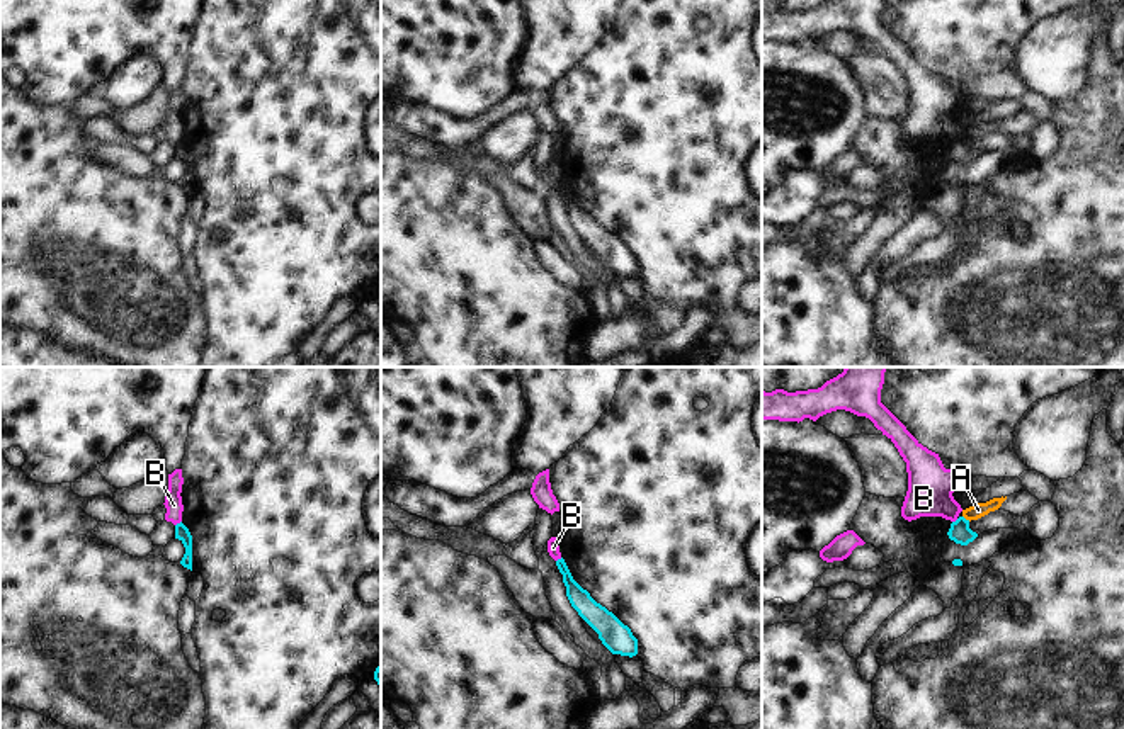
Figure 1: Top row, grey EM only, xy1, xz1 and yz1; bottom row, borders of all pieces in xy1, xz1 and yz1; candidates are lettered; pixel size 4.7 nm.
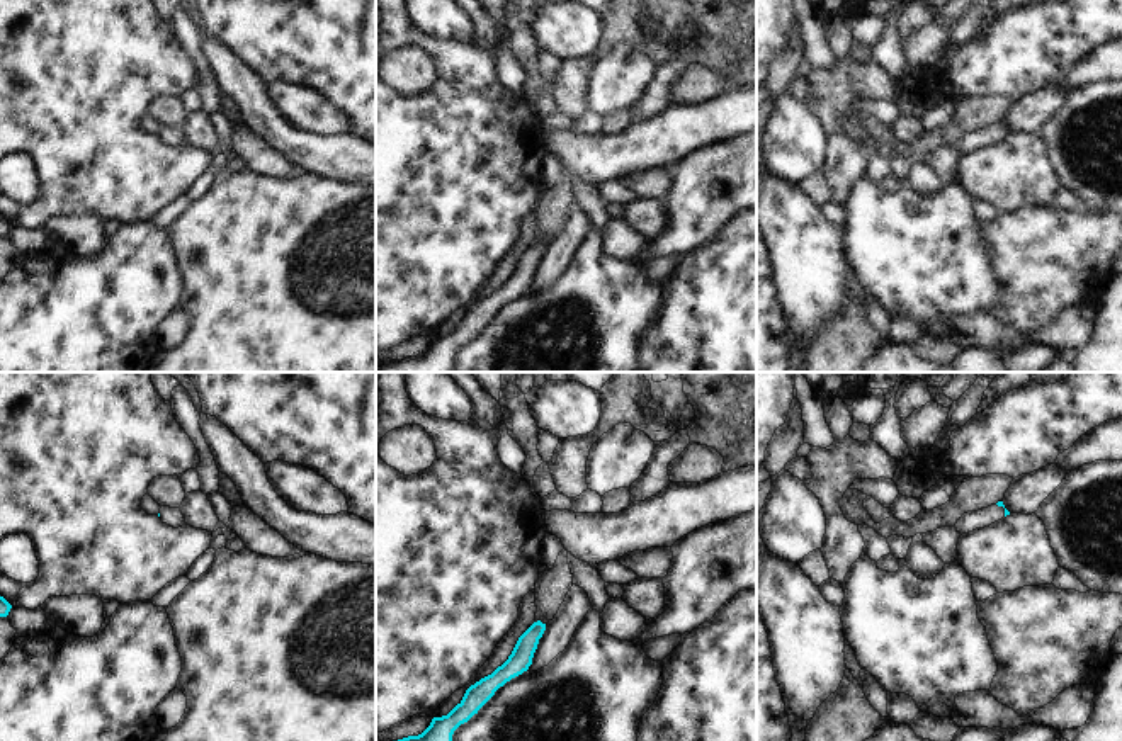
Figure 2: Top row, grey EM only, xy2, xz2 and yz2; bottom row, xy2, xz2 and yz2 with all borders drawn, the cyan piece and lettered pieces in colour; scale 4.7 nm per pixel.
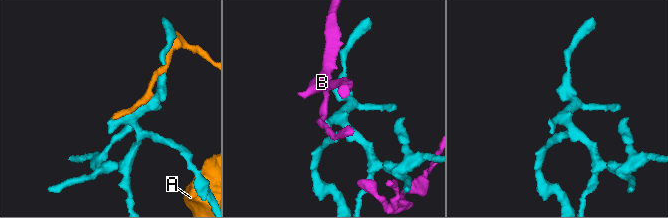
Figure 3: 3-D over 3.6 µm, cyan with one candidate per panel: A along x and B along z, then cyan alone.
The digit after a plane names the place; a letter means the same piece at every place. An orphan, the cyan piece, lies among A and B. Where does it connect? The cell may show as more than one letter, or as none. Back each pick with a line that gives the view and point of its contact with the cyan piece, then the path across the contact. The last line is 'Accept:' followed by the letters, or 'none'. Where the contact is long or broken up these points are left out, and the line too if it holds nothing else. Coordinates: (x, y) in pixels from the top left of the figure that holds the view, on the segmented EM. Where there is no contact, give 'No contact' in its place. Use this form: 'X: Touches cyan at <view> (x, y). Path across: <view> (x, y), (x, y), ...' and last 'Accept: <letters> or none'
Accept: none

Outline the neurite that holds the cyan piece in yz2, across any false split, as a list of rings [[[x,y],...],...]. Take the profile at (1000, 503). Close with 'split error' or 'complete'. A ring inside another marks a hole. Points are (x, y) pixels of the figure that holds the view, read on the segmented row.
[[[998,501],[996,505],[991,505],[988,508],[964,513],[957,520],[955,529],[960,535],[969,534],[976,529],[989,527],[991,523],[1001,520],[1006,515],[1010,515],[1010,512],[1005,508],[1003,501]]]; split error

